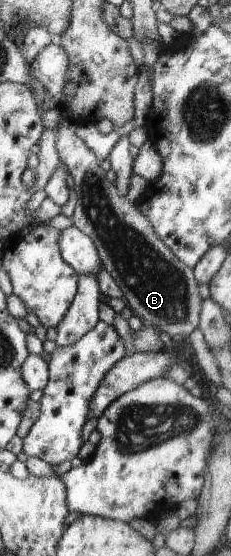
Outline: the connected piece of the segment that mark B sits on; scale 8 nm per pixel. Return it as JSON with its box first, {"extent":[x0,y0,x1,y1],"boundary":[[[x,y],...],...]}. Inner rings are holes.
{"extent":[55,113,203,339],"boundary":[[[60,113],[55,147],[74,180],[73,189],[78,198],[72,216],[75,227],[94,241],[103,269],[120,287],[125,304],[144,324],[168,336],[179,334],[188,339],[199,327],[203,303],[193,269],[177,259],[158,238],[150,221],[138,210],[137,203],[130,203],[108,181],[98,157],[77,137],[78,127],[67,119],[68,114]]]}

